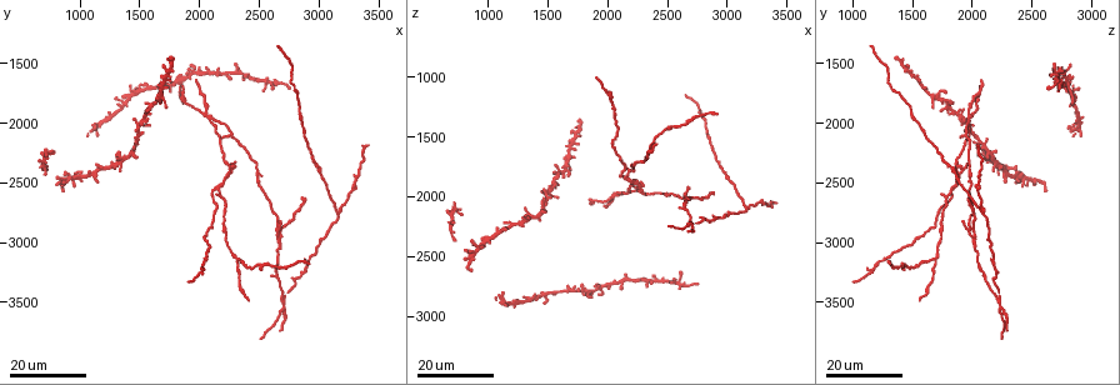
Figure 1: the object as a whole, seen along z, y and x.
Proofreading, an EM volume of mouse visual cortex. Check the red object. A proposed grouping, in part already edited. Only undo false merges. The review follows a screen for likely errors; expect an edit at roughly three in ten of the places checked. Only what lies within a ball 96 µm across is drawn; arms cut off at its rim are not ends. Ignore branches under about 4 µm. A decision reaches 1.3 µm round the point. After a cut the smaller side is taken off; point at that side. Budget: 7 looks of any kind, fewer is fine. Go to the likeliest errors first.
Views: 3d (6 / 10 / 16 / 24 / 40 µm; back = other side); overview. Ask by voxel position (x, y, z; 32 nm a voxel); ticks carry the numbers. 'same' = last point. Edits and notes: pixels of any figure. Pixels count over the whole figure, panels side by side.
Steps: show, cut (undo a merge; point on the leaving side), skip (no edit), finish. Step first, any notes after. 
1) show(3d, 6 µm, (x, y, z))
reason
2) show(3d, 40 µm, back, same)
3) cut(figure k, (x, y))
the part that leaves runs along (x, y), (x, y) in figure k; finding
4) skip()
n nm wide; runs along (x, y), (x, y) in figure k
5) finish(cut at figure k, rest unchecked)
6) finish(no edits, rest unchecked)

show(3d, 16 µm, (3160, 2760, 2100))
side arm on a straight run

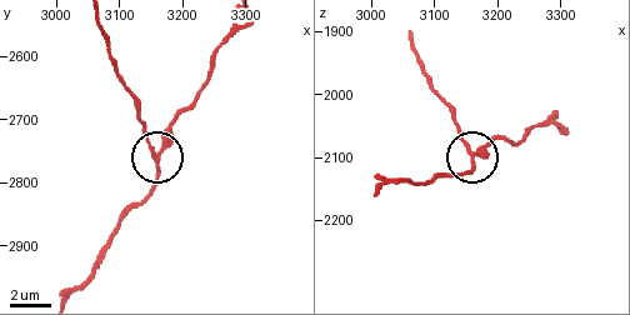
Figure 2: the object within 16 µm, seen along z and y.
show(3d, 6 µm, (3155, 2755, 2090))
zoom in

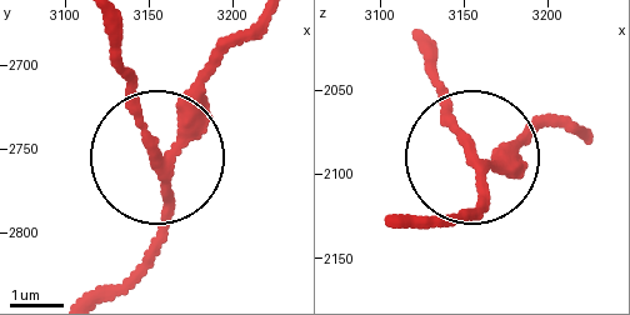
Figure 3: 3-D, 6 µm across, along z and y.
cut(figure 3, (139, 98))
side arm 24 µm; the part that leaves runs along (155, 164), (115, 21) in figure 3; a second cell is stuck on

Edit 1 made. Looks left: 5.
show(3d, 16 µm, (1860, 1640, 2800))

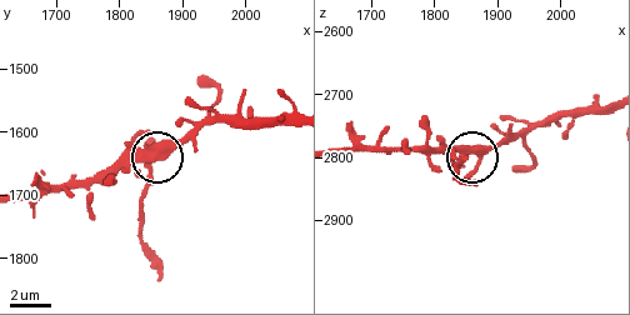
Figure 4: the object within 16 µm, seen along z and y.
show(3d, 6 µm, (1850, 1655, 2800))
zoom in

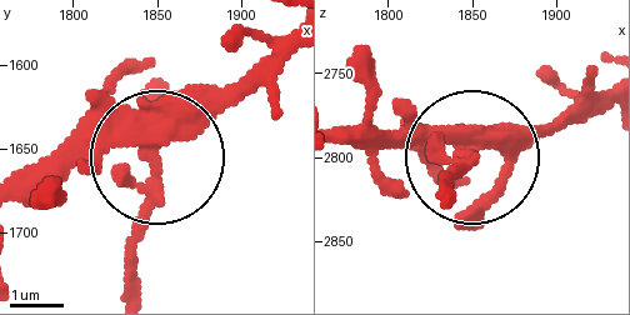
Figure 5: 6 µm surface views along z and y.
cut(figure 5, (146, 205))
360 nm wide; a second cell is stuck on

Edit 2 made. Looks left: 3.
show(overview)

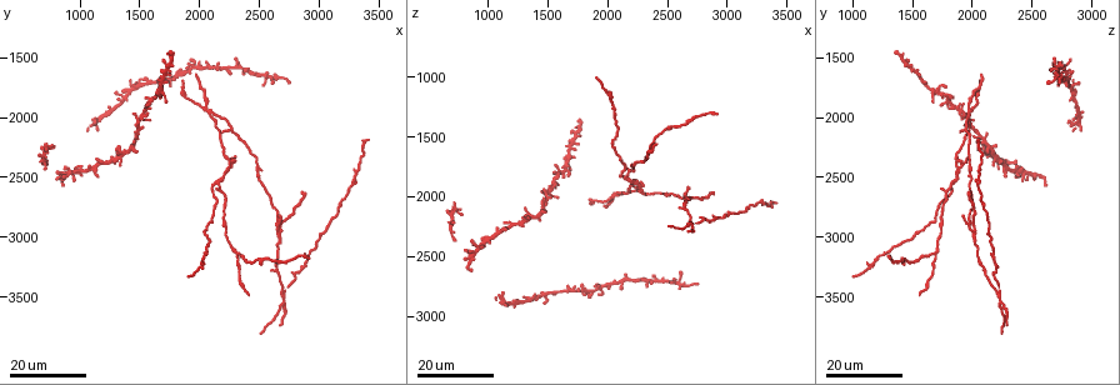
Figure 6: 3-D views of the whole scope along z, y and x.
show(3d, 16 µm, (2780, 3300, 2160))
three-way junction

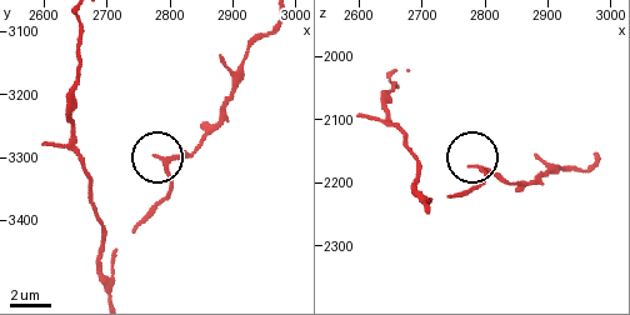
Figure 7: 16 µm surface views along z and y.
show(3d, 10 µm, (2795, 3325, 2180))

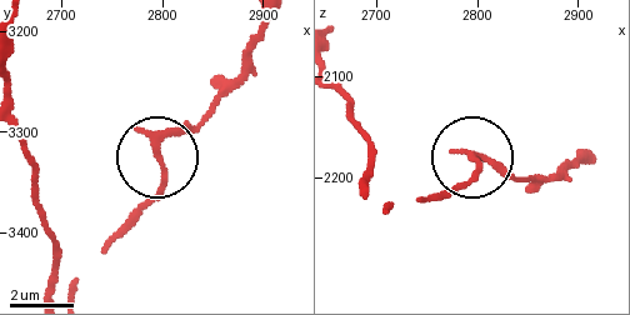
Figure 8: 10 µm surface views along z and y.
skip()
3 arms; continuous, no second cell

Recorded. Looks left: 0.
finish(cut at figure 3, cut at figure 5, rest unchecked)

